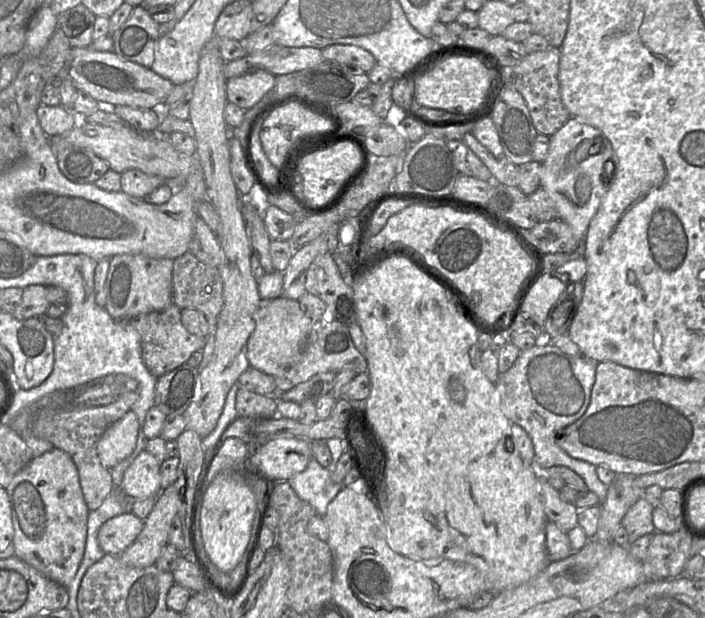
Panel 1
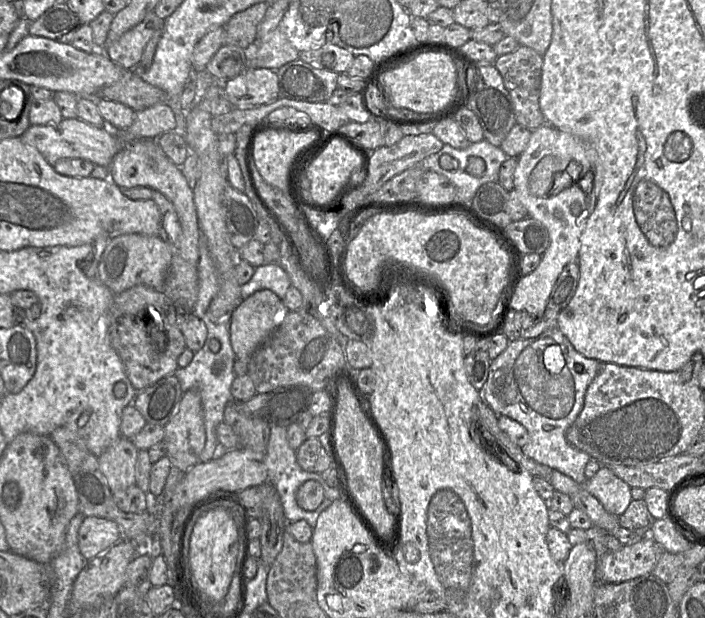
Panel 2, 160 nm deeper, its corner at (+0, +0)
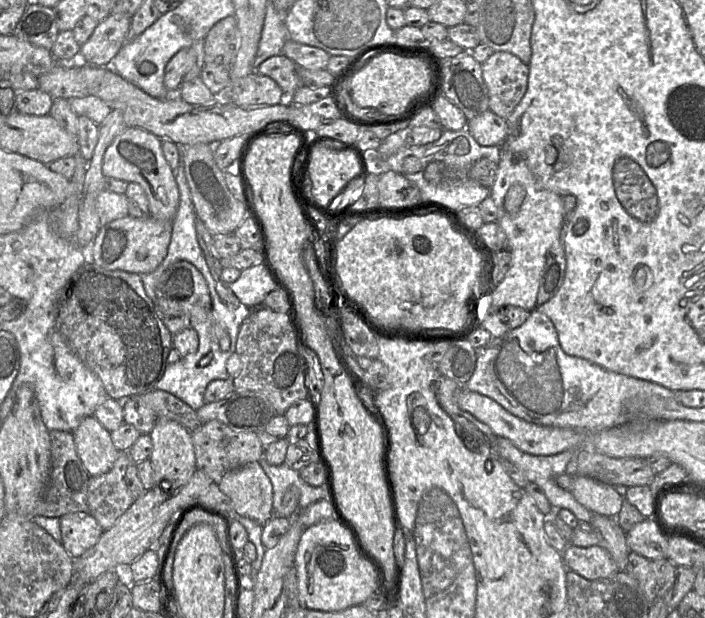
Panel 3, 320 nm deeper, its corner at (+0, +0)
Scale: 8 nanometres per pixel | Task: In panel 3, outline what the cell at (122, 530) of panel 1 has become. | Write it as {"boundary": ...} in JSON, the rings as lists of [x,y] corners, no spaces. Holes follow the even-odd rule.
{"boundary":[[[69,513],[60,519],[61,544],[72,558],[78,558],[93,547],[104,530],[87,513]]]}

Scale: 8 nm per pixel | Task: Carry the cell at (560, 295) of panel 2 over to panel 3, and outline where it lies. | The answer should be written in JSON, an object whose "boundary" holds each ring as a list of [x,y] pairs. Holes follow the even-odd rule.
{"boundary":[[[557,241],[549,249],[545,266],[543,268],[539,290],[537,294],[537,306],[549,301],[561,287],[566,271],[566,256],[561,241]]]}

